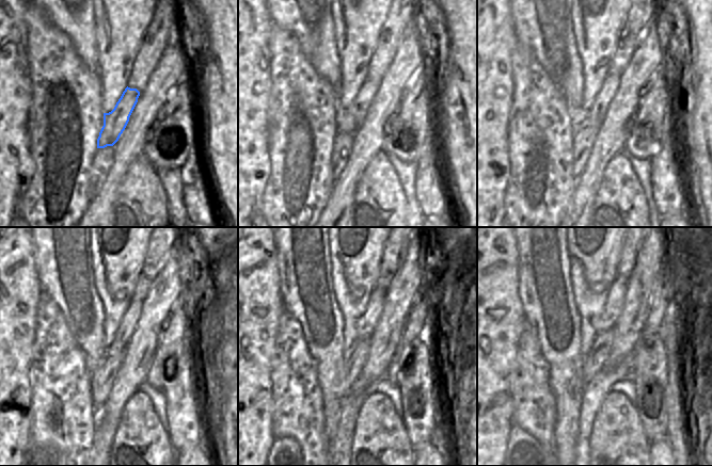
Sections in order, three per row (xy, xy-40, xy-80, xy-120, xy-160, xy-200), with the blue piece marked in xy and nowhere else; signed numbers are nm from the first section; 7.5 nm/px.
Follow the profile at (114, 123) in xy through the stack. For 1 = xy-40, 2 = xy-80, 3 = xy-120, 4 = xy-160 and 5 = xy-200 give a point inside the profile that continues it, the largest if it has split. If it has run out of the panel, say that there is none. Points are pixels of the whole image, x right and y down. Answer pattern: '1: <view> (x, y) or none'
1: xy-40 (351, 118)
2: xy-80 (597, 111)
3: xy-120 (127, 325)
4: xy-160 (366, 324)
5: xy-200 (615, 300)

